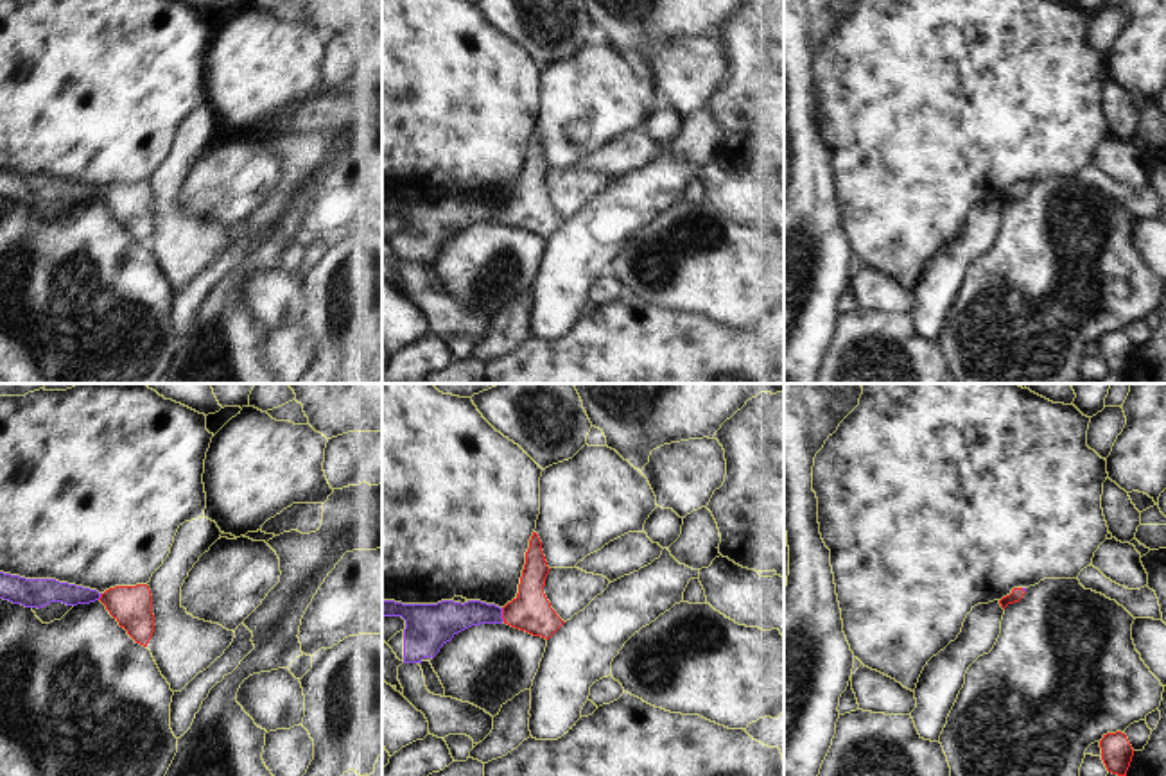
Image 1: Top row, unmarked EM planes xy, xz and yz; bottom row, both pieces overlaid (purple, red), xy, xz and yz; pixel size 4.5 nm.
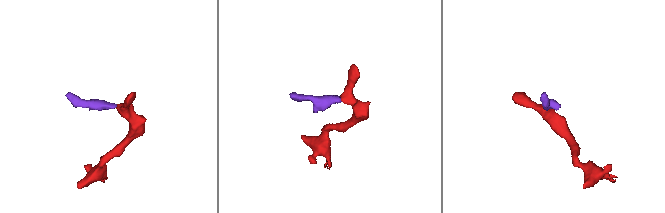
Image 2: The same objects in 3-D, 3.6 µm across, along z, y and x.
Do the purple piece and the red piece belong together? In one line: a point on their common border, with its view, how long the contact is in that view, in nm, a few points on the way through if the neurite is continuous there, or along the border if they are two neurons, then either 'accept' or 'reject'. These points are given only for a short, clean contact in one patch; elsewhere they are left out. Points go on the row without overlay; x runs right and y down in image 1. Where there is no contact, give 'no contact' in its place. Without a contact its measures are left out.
contact xz (501, 214); length 70 nm; way xz (445, 217), (501, 214), (531, 210); accept

